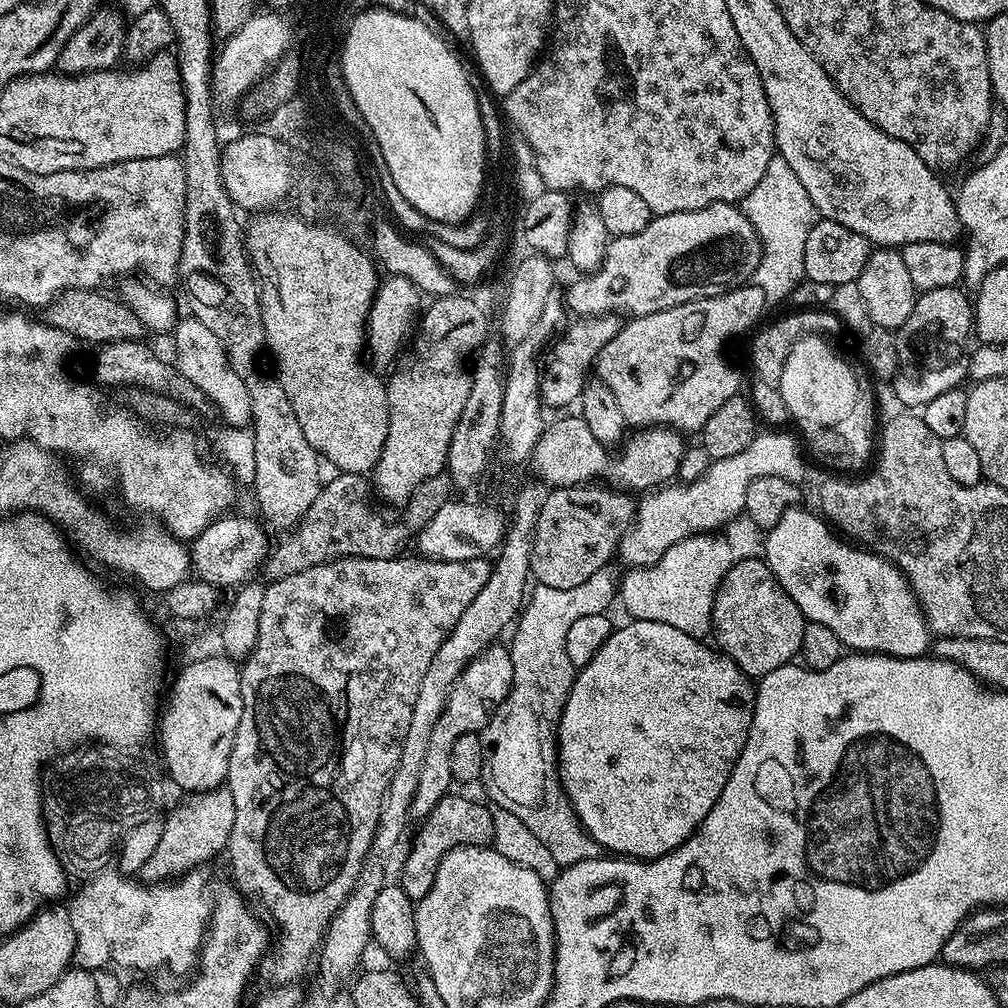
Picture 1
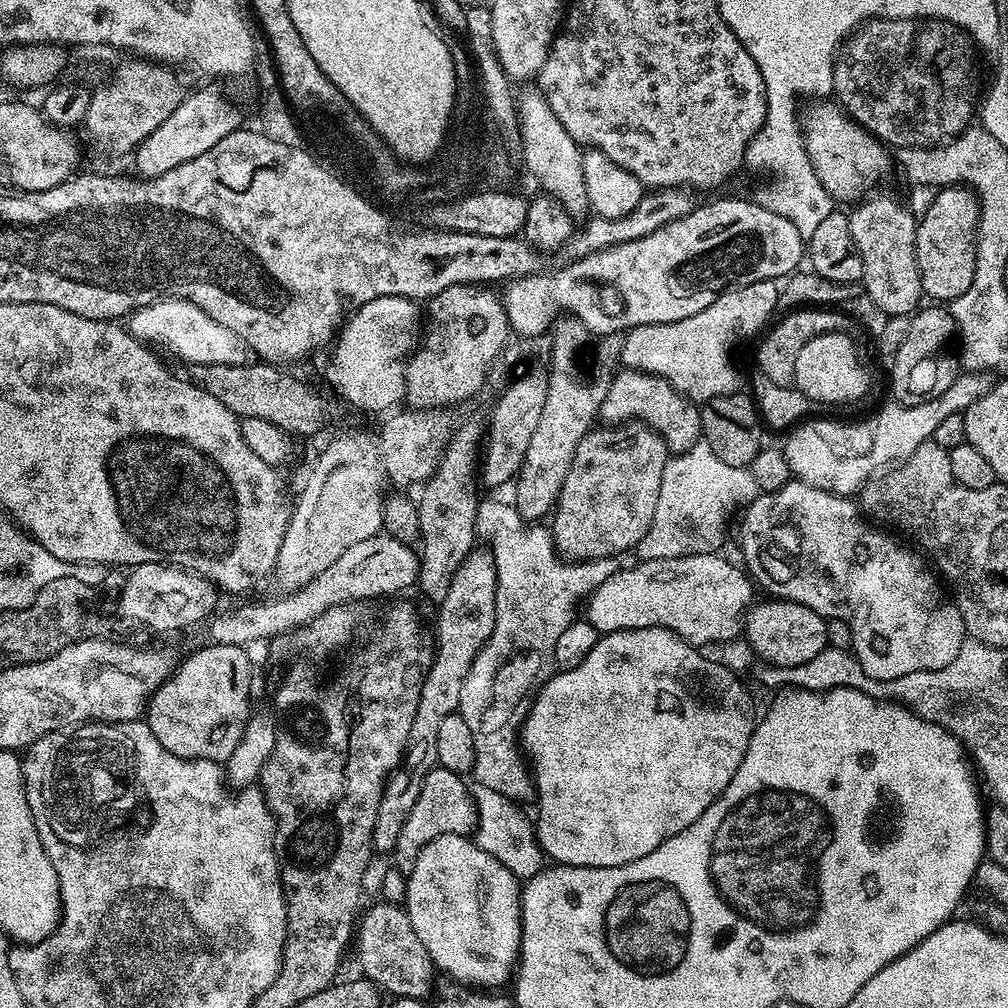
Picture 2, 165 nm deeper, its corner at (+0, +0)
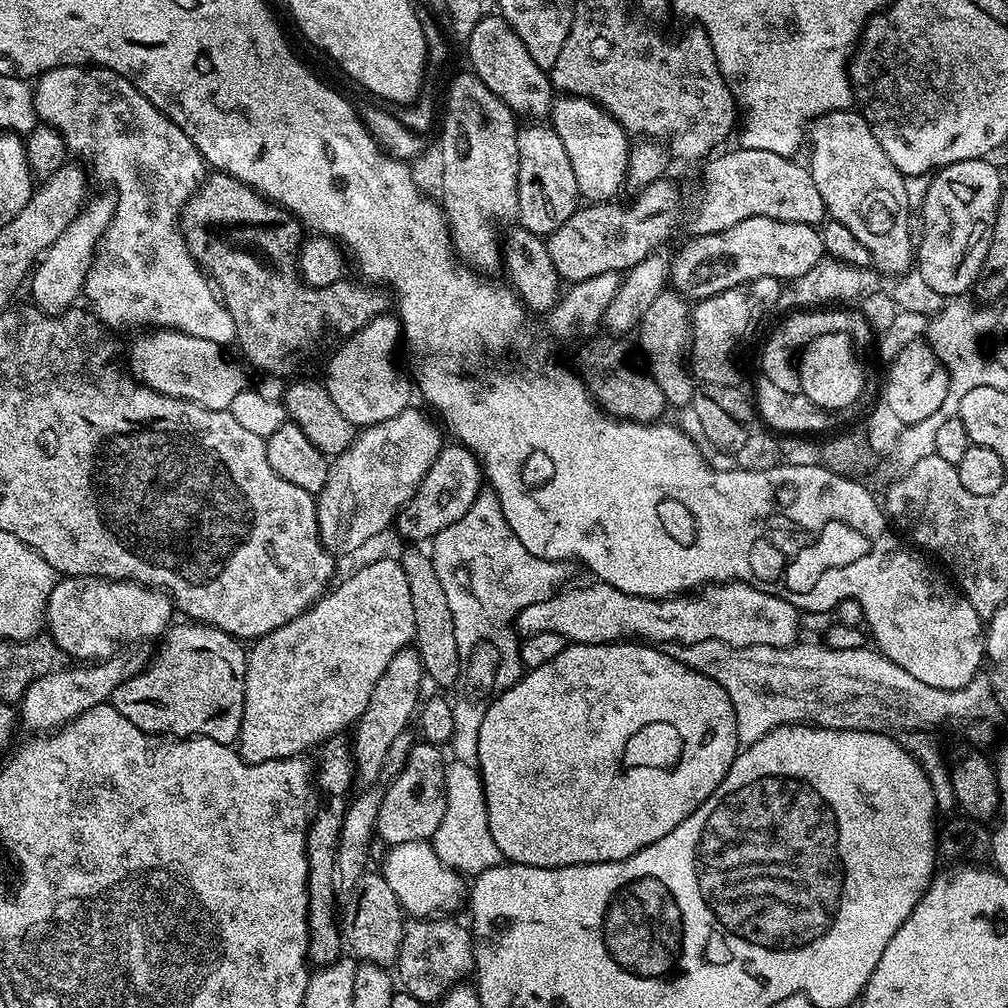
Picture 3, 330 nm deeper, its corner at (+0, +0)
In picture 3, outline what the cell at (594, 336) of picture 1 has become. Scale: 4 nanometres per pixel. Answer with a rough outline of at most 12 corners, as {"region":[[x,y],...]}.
{"region":[[441,447],[394,521],[431,541],[474,506],[486,477],[476,453]]}

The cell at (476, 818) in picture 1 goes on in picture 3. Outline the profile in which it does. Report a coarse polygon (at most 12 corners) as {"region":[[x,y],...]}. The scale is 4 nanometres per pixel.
{"region":[[413,743],[383,789],[385,845],[431,841],[447,810],[446,757]]}

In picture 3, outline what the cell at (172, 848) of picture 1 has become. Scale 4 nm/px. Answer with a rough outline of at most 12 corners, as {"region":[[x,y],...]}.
{"region":[[376,560],[247,653],[238,751],[299,757],[355,725],[413,643]]}

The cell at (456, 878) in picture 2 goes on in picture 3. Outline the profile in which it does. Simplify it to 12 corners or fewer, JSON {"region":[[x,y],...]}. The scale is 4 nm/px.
{"region":[[426,840],[387,849],[382,874],[401,908],[428,918],[466,880]]}

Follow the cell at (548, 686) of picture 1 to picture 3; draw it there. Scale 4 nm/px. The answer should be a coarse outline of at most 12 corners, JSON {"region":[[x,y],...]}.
{"region":[[496,493],[430,544],[461,664],[451,755],[478,761],[524,673],[513,624],[565,565],[518,540]]}

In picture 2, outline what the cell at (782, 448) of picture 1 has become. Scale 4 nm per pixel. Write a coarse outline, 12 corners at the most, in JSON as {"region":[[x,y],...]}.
{"region":[[965,371],[924,404],[809,418],[782,444],[799,483],[851,497],[991,390]]}

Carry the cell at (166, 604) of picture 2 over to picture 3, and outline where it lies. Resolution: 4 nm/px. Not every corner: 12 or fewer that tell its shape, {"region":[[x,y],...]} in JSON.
{"region":[[102,576],[59,579],[46,632],[96,662],[167,633],[171,596]]}

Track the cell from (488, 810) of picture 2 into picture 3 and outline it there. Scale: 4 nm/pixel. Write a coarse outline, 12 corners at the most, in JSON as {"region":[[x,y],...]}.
{"region":[[475,765],[444,769],[447,810],[432,839],[445,865],[503,861]]}

